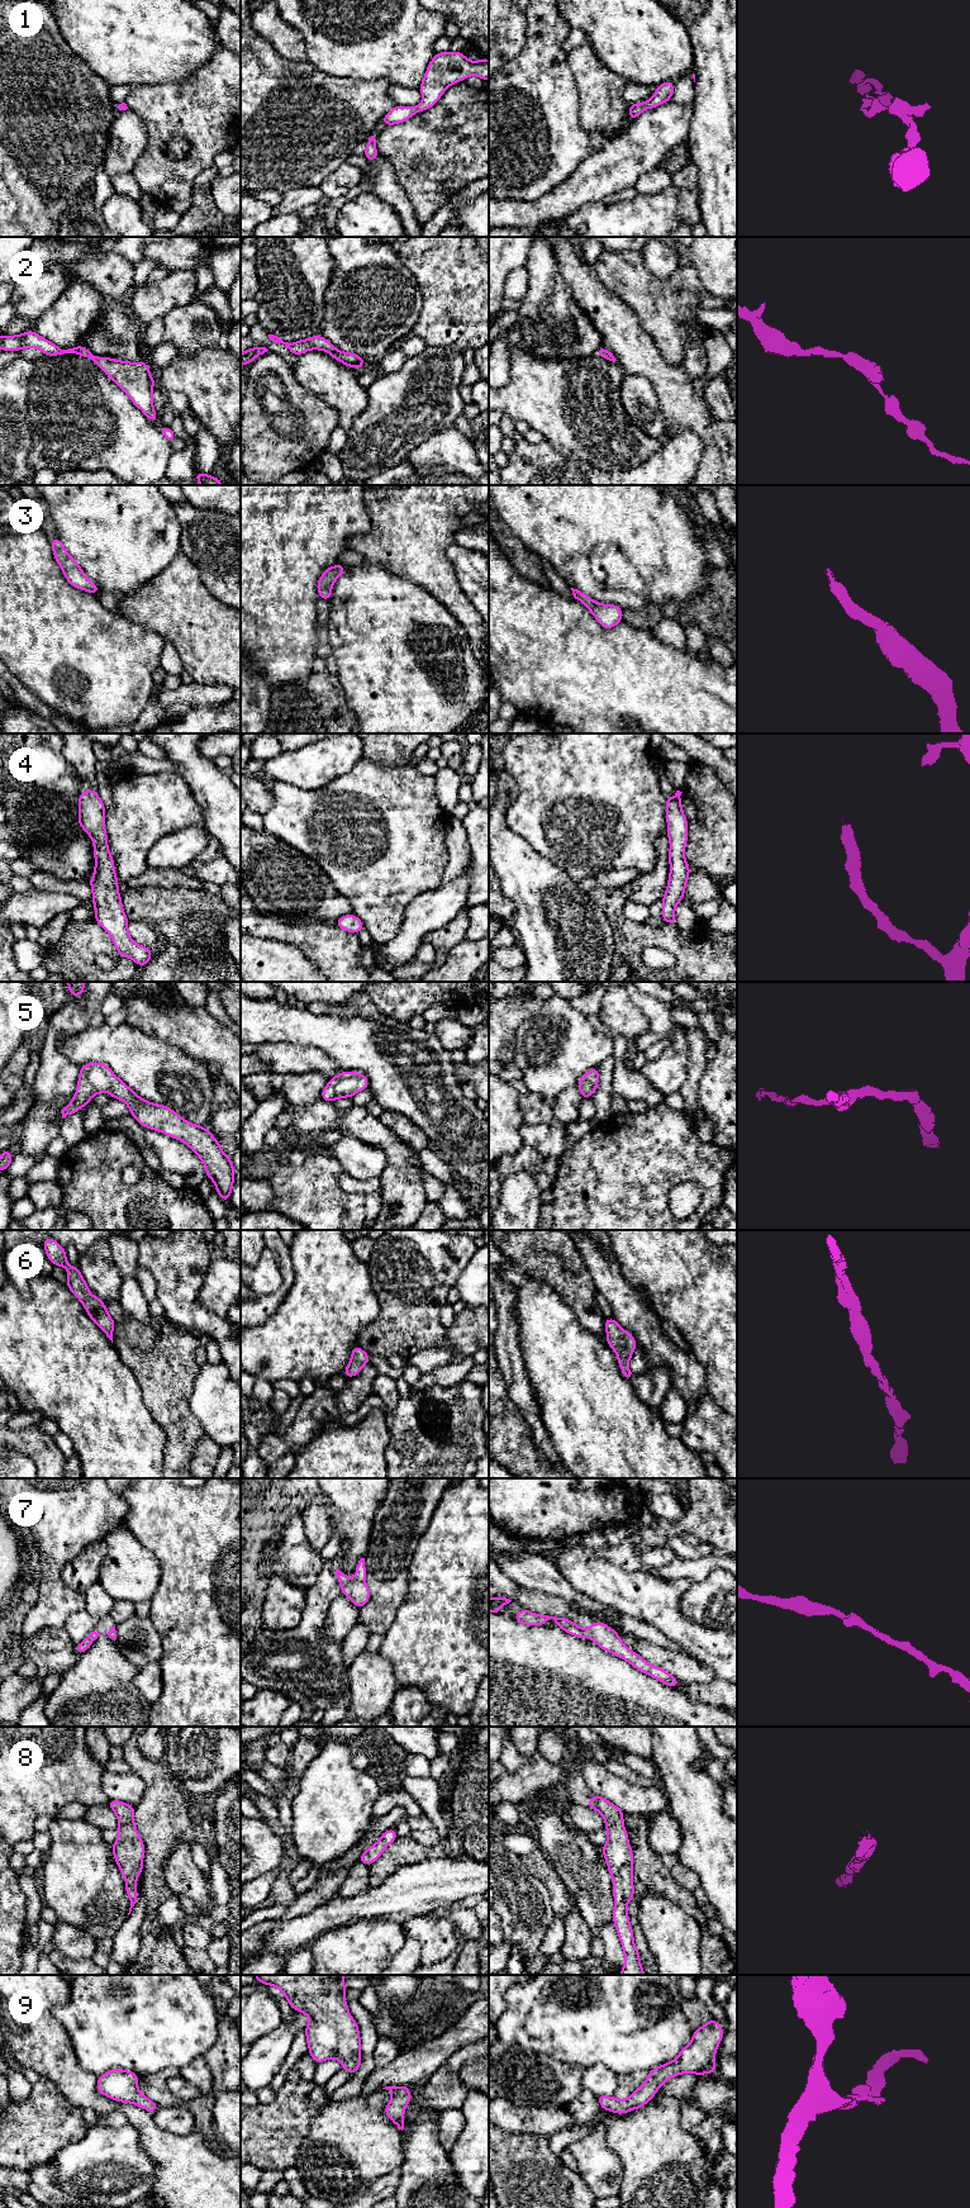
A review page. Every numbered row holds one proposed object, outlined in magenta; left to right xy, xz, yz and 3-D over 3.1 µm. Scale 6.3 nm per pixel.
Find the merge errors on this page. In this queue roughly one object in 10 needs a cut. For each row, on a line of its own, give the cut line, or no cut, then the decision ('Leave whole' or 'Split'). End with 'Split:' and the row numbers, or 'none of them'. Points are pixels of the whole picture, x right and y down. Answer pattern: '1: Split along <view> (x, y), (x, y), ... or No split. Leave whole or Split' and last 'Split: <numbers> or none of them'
1: No split. Leave whole
2: No split. Leave whole
3: No split. Leave whole
4: No split. Leave whole
5: No split. Leave whole
6: No split. Leave whole
7: No split. Leave whole
8: No split. Leave whole
9: No split. Leave whole
Split: none of them

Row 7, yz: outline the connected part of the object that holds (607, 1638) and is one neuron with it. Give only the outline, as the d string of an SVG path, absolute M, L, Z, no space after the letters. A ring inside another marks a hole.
M524 1608L513 1616L513 1620L527 1625L546 1625L551 1618L555 1620L556 1627L561 1628L566 1633L577 1638L591 1638L602 1649L629 1662L634 1668L650 1675L655 1680L658 1680L674 1689L681 1684L681 1681L667 1673L665 1670L652 1666L638 1653L628 1649L623 1644L619 1634L602 1621L593 1621L589 1629L584 1629L580 1628L575 1621L571 1621L566 1618L534 1614Z

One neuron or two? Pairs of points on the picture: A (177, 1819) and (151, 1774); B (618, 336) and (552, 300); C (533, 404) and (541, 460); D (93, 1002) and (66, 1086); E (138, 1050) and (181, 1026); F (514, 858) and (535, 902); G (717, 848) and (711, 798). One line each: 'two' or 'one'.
A: one
B: two
C: two
D: one
E: two
F: one
G: one

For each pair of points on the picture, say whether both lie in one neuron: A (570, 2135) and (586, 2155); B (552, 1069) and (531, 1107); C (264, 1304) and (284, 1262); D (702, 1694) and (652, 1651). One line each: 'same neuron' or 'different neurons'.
A: different neurons
B: different neurons
C: same neuron
D: different neurons

